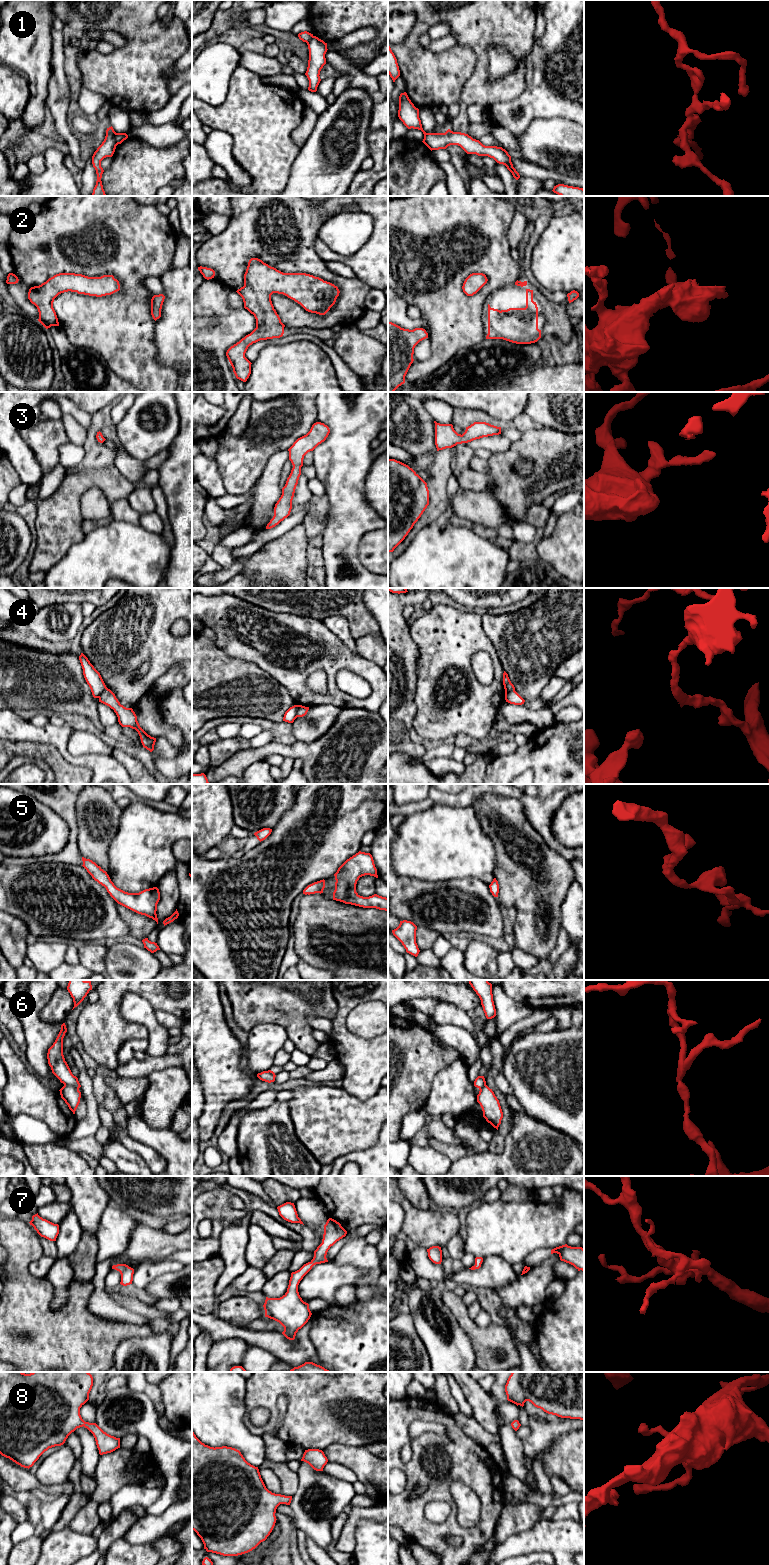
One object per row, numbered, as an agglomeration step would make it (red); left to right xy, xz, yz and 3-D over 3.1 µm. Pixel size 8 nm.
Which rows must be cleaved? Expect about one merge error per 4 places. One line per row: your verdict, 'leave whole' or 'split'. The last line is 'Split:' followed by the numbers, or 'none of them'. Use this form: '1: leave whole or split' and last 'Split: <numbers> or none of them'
1: split
2: leave whole
3: leave whole
4: split
5: leave whole
6: split
7: leave whole
8: leave whole
Split: 1, 4, 6

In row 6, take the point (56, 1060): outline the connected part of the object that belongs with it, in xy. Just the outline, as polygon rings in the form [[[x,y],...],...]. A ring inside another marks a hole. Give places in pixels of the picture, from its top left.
[[[63,1023],[55,1042],[48,1049],[48,1064],[51,1067],[52,1073],[60,1080],[61,1083],[69,1084],[79,1089],[81,1085],[78,1078],[72,1074],[63,1055],[63,1038],[66,1032],[67,1028],[65,1023]]]

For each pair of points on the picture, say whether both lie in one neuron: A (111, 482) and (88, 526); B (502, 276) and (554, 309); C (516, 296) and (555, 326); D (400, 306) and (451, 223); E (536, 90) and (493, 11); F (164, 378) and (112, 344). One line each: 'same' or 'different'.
A: different
B: different
C: same
D: different
E: different
F: same

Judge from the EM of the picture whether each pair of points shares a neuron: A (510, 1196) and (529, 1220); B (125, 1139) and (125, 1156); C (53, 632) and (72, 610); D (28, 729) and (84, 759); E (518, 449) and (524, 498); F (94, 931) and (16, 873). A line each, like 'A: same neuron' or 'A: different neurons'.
A: different neurons
B: different neurons
C: same neuron
D: same neuron
E: same neuron
F: same neuron

